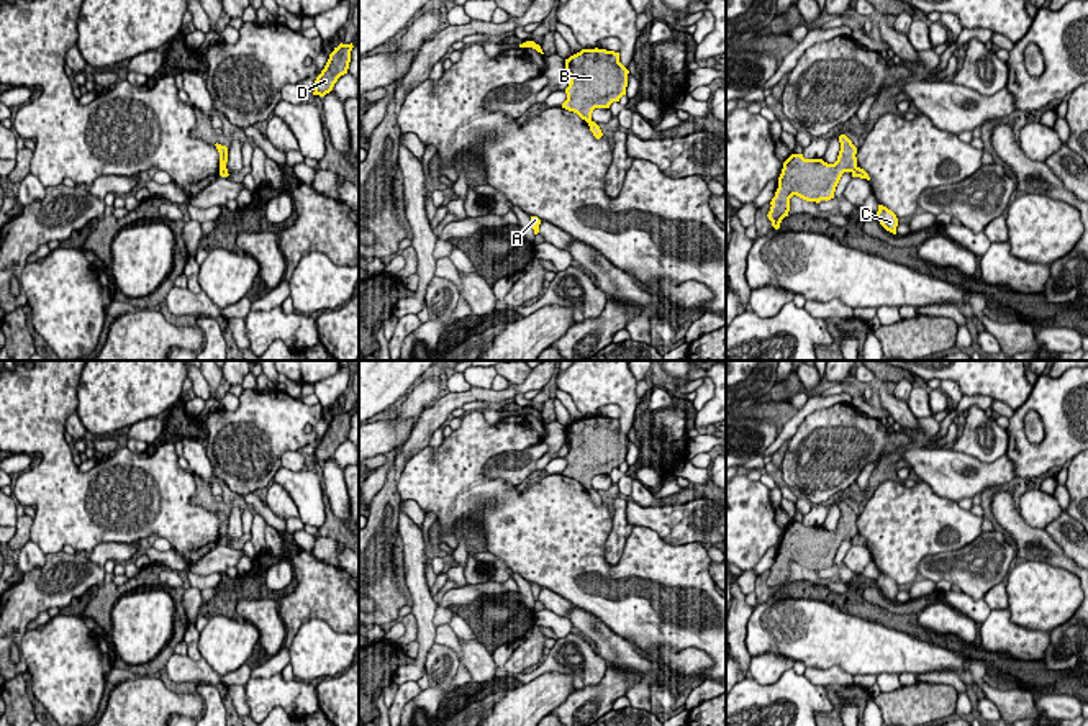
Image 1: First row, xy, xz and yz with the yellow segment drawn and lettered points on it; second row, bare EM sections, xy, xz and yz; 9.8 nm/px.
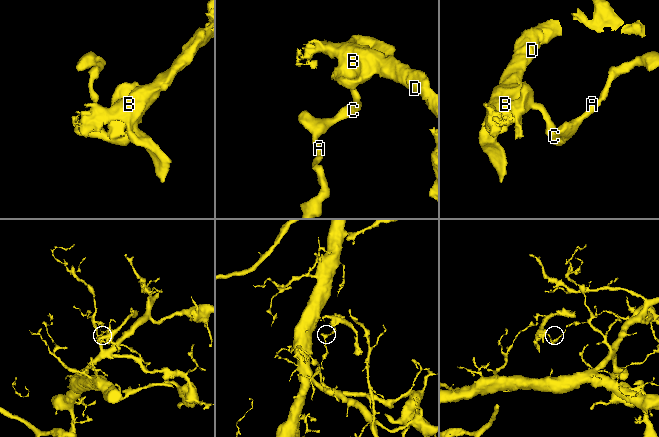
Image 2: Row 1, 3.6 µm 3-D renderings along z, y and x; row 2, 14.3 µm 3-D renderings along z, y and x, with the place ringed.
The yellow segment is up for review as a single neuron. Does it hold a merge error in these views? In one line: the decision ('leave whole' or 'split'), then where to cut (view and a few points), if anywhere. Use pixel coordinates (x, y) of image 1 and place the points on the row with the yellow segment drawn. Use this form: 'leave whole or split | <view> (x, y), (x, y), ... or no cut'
split | xy (225, 166), (220, 172)

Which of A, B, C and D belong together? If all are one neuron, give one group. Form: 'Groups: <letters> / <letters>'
Groups: A C / B D

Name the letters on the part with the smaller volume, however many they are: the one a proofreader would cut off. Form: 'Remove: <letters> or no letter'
Remove: B, D

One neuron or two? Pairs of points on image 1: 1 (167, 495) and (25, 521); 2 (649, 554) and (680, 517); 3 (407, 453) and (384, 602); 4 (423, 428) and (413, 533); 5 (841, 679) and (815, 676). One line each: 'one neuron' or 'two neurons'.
1: two neurons
2: two neurons
3: one neuron
4: two neurons
5: one neuron

